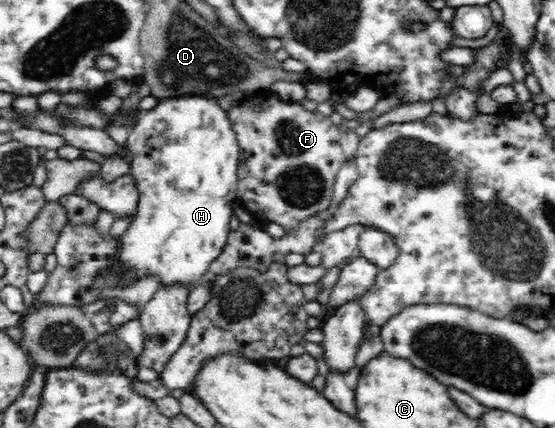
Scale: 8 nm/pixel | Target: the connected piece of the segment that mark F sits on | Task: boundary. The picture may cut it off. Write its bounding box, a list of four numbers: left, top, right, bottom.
[228,89,346,234]

